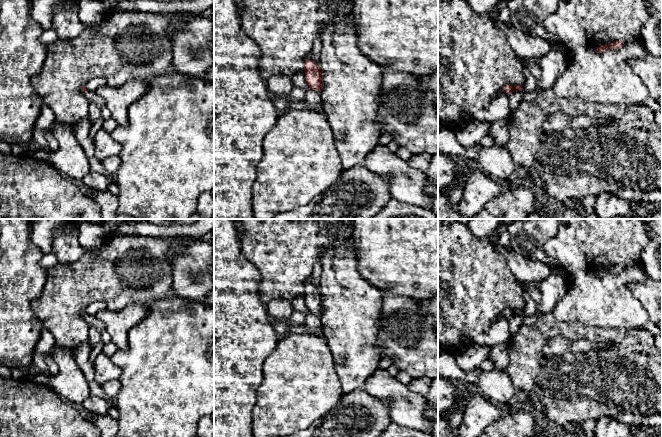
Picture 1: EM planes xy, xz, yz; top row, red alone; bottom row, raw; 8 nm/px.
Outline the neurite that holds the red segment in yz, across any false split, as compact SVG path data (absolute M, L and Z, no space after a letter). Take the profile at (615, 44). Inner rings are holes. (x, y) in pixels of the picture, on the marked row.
M613 41L607 45L601 45L597 48L597 52L603 53L609 49L621 49L624 46L624 41Z

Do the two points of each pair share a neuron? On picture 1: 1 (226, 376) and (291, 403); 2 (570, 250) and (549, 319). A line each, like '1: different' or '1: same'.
1: different
2: different

